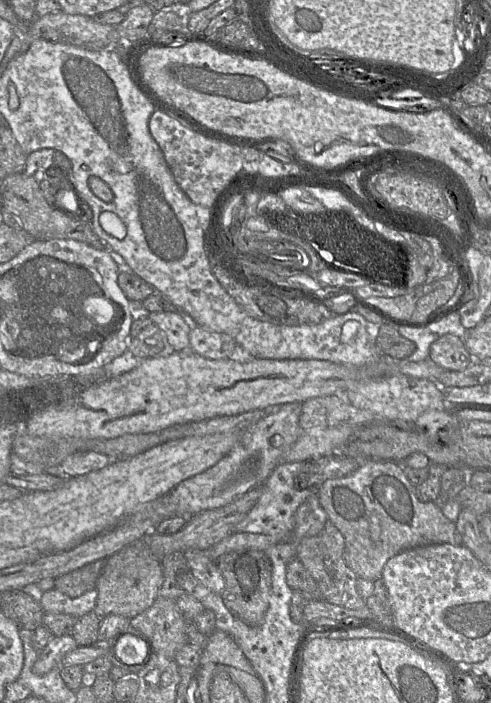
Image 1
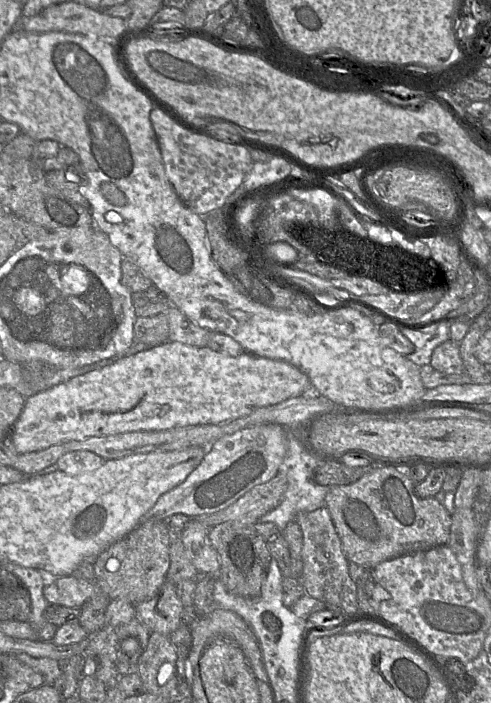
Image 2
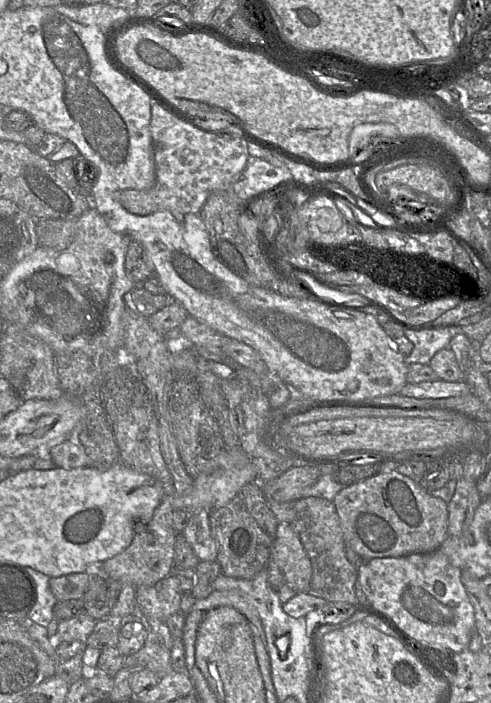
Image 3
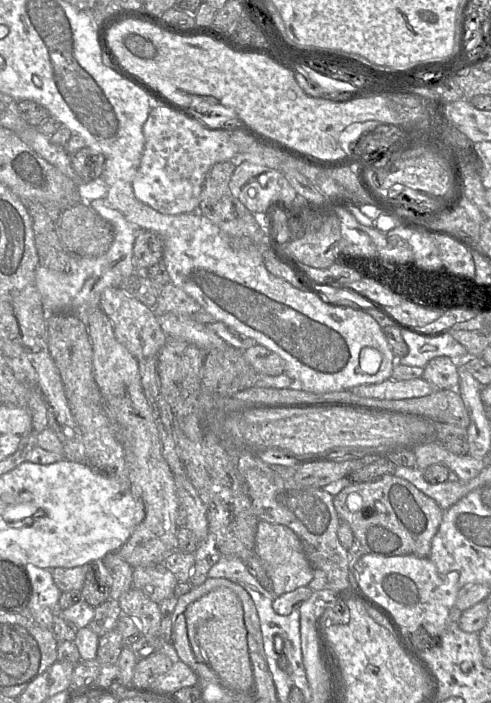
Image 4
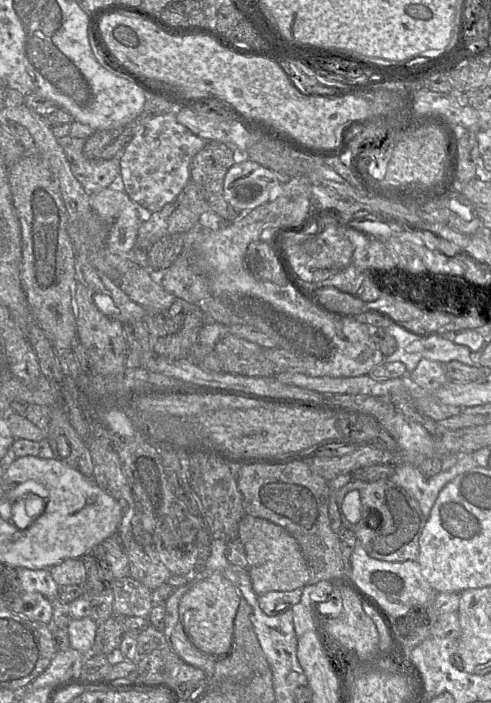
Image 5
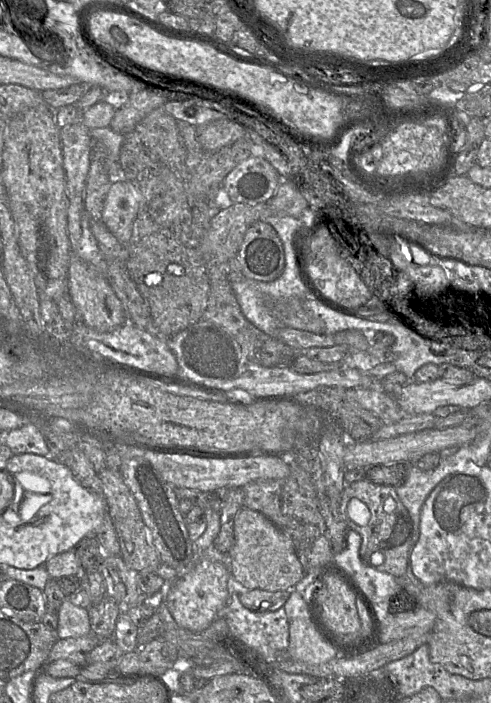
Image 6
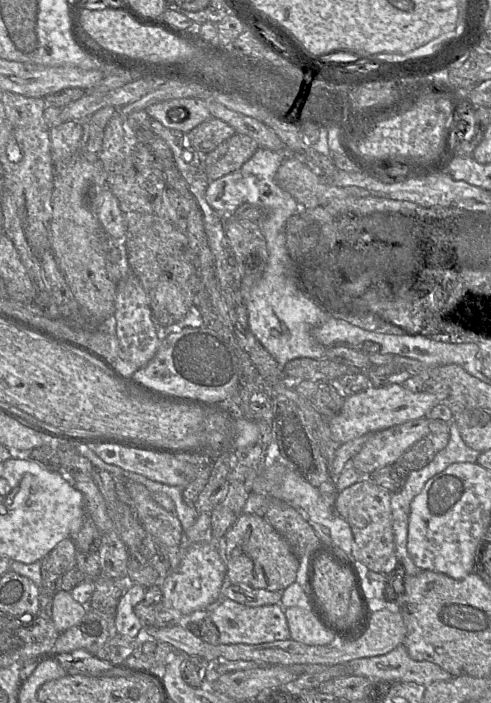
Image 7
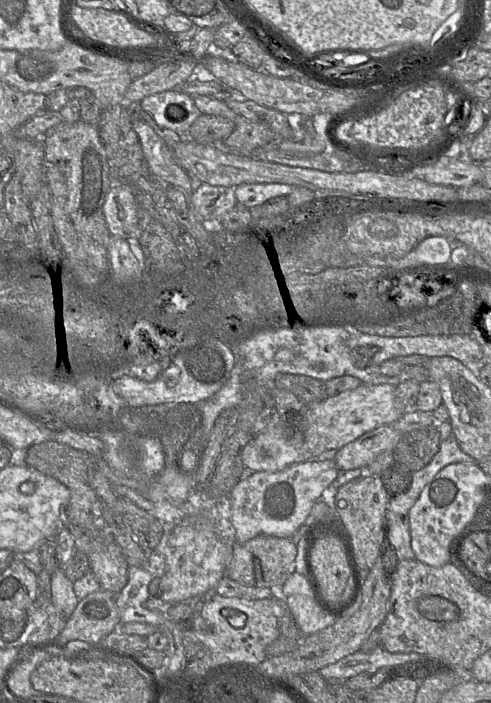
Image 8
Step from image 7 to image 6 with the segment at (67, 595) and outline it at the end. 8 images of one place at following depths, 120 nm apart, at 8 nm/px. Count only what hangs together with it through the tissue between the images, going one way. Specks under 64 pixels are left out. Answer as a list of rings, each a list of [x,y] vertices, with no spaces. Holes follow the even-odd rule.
[[[66,598],[58,610],[57,636],[59,639],[78,638],[91,633],[86,608],[78,607]]]

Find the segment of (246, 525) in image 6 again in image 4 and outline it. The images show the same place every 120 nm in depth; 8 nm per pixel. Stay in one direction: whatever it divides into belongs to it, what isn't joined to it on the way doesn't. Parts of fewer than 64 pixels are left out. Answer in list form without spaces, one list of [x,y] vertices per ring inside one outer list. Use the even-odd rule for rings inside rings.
[[[259,520],[255,553],[267,565],[267,572],[273,584],[272,593],[275,597],[308,586],[314,578],[313,569],[306,558],[299,537],[287,526]]]

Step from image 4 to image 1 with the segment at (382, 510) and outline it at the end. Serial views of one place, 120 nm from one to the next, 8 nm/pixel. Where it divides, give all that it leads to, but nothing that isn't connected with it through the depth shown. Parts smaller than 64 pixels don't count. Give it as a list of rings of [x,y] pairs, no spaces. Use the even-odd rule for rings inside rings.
[[[361,459],[360,466],[343,478],[329,479],[317,490],[320,505],[328,520],[340,531],[345,539],[344,559],[347,566],[358,578],[370,581],[381,579],[385,564],[400,552],[427,544],[449,543],[462,545],[462,538],[456,524],[450,521],[435,502],[422,502],[416,495],[416,486],[405,475],[401,464],[379,463]]]

